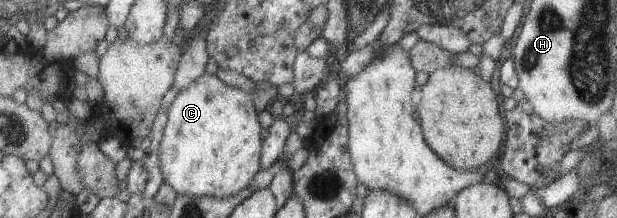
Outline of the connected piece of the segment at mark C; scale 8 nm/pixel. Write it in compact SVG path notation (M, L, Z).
M207 72L194 79L185 89L179 90L169 105L168 120L160 141L164 183L173 187L177 194L213 196L219 199L238 194L243 188L247 188L260 170L262 150L262 127L252 99L249 92L229 86L215 74Z

